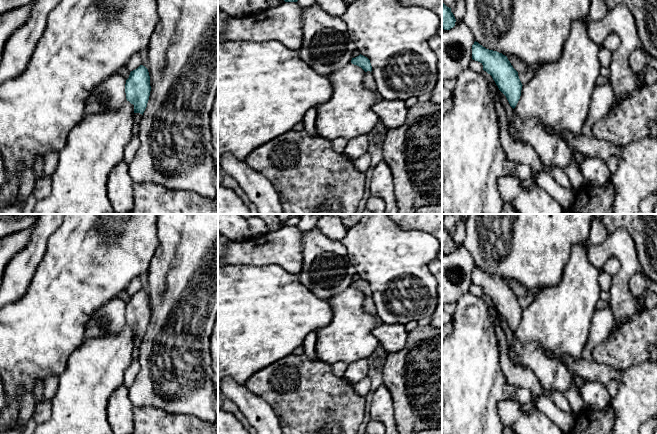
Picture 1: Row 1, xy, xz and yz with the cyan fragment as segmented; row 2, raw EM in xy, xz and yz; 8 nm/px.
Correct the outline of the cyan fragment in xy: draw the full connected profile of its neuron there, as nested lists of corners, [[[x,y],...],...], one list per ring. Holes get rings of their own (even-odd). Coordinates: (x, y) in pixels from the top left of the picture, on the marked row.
[[[140,65],[130,72],[126,80],[126,99],[134,105],[134,122],[139,123],[147,107],[151,91],[148,69]]]

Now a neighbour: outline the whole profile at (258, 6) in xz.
[[[248,0],[254,13],[261,13],[268,9],[266,0]]]

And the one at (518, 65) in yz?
[[[508,55],[507,58],[510,61],[513,68],[518,73],[522,73],[522,74],[527,73],[529,67],[524,62],[522,62],[518,57],[513,56],[513,55]]]

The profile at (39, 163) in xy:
[[[37,158],[33,167],[33,172],[35,174],[36,179],[40,178],[43,173],[44,167],[44,158]]]

